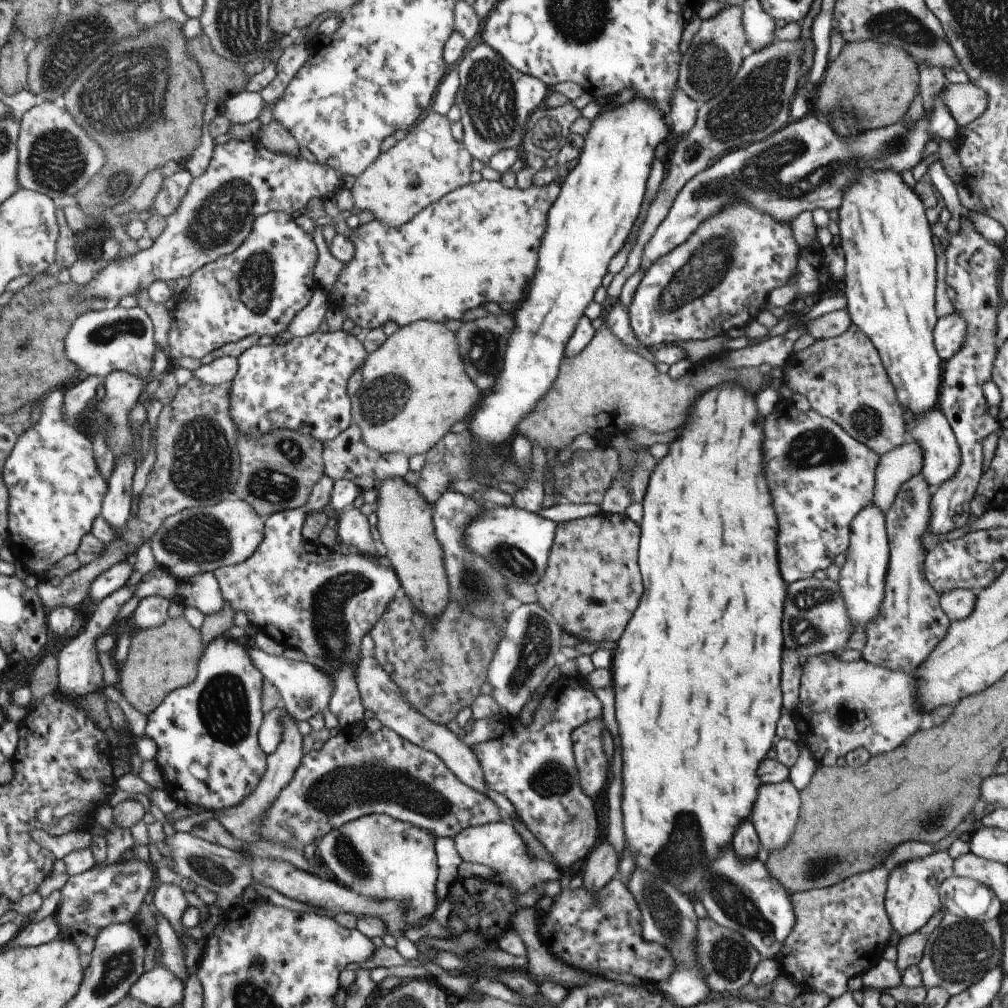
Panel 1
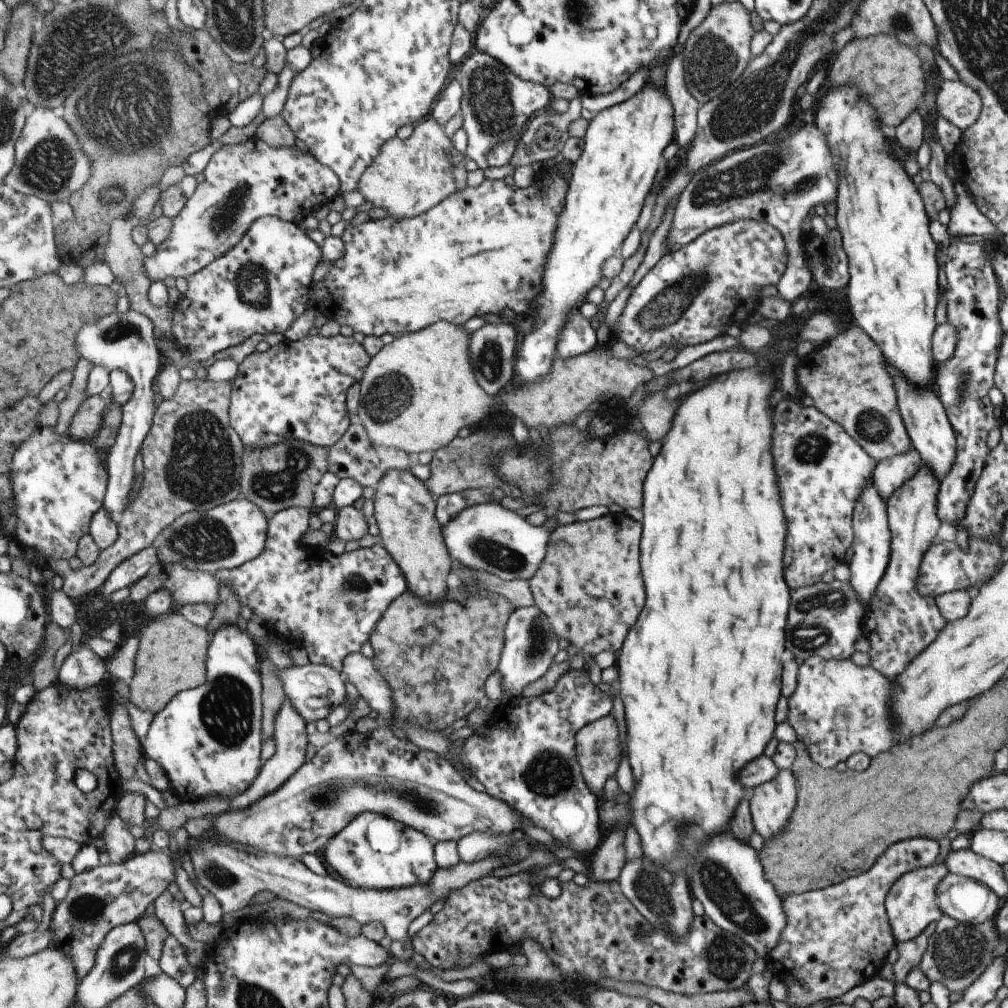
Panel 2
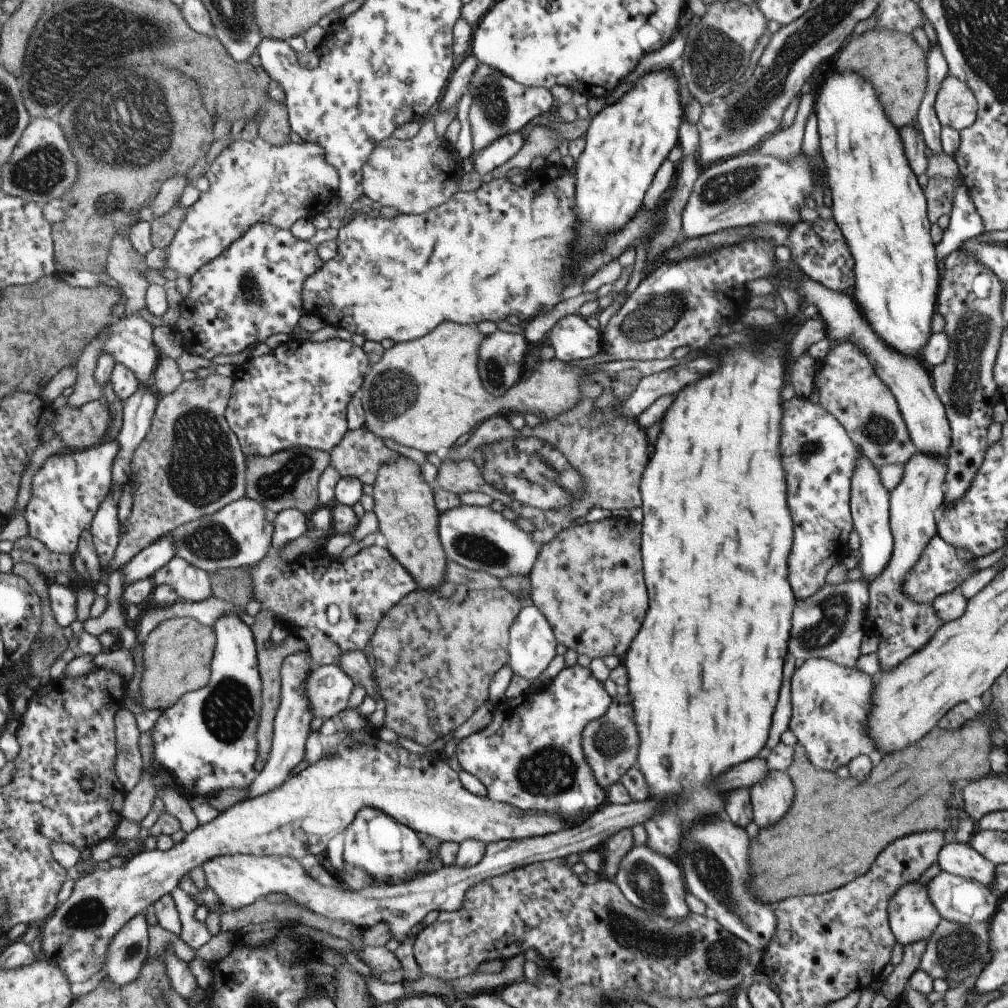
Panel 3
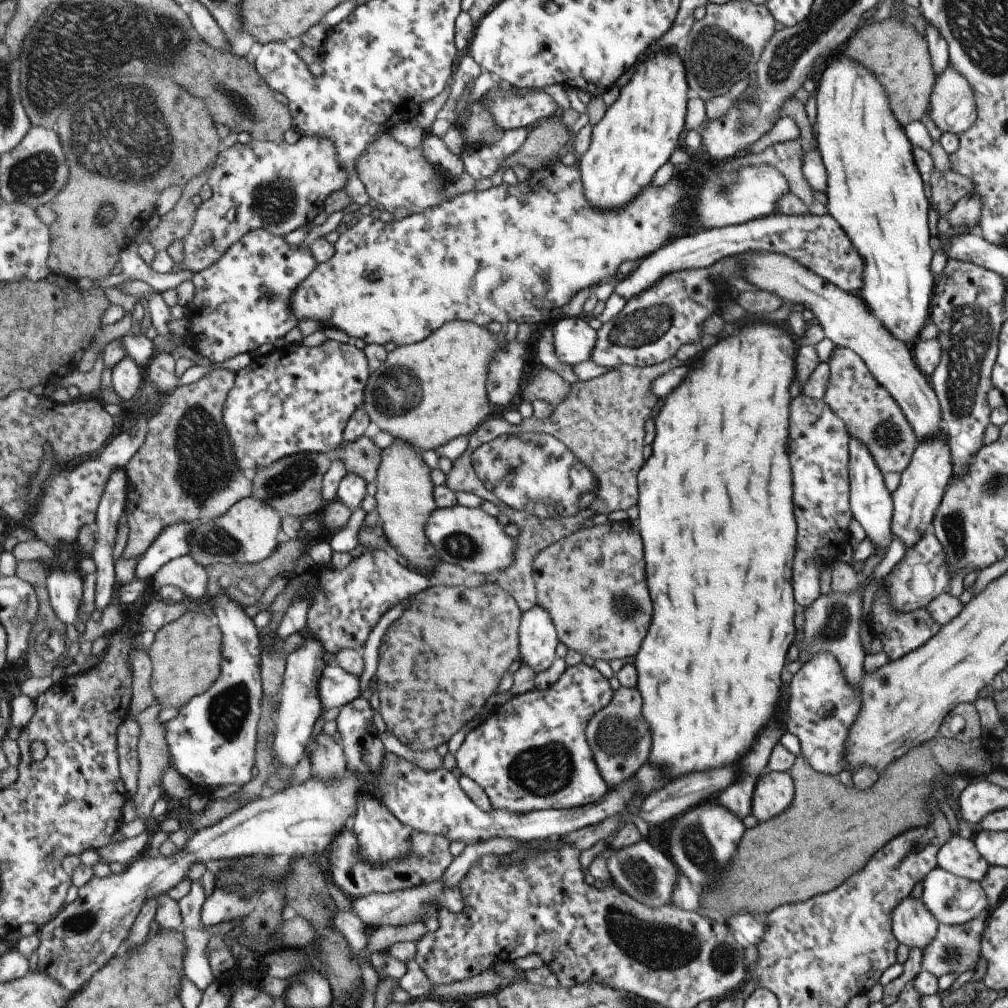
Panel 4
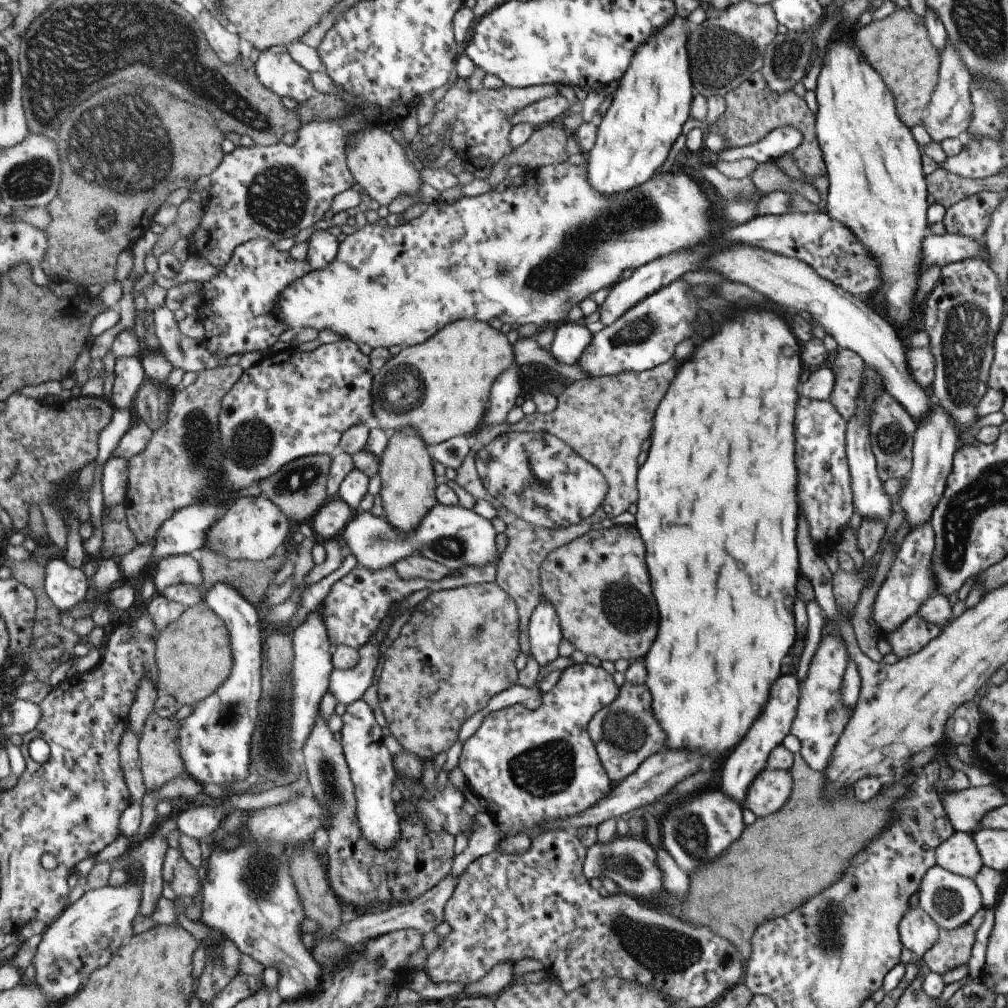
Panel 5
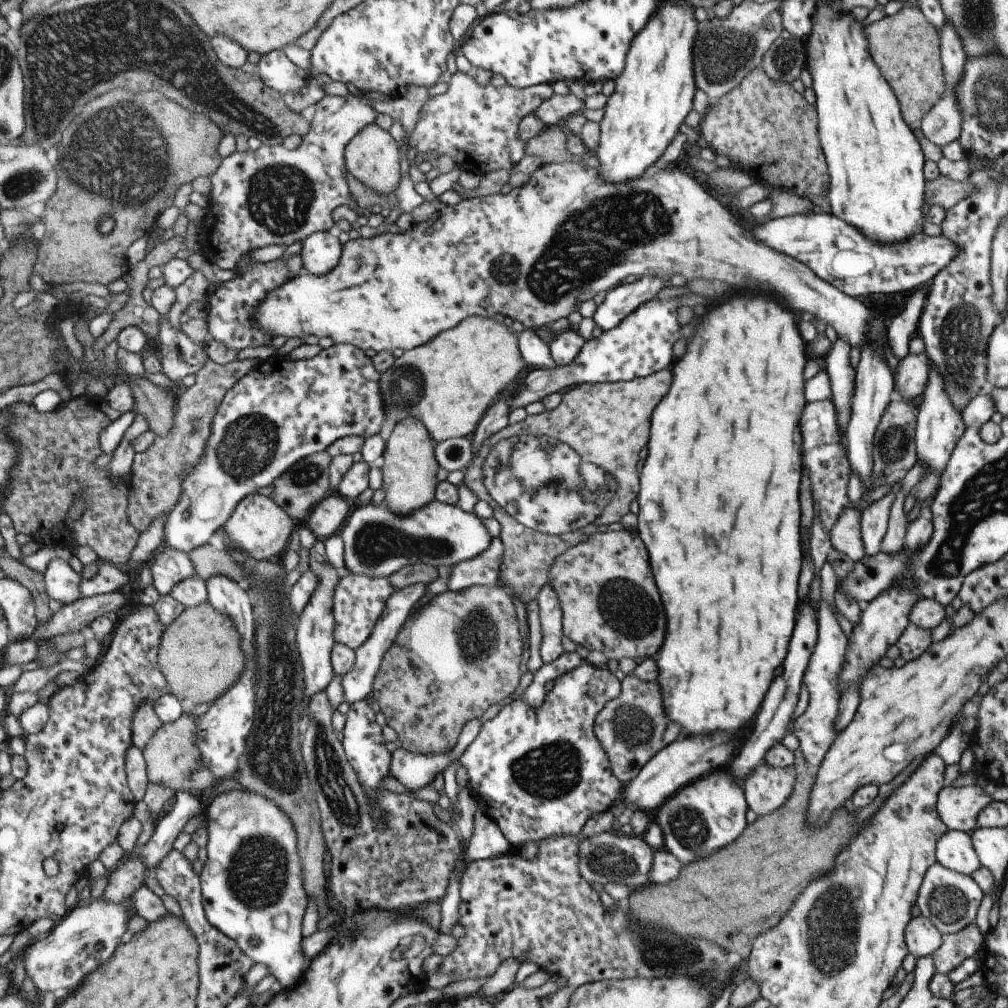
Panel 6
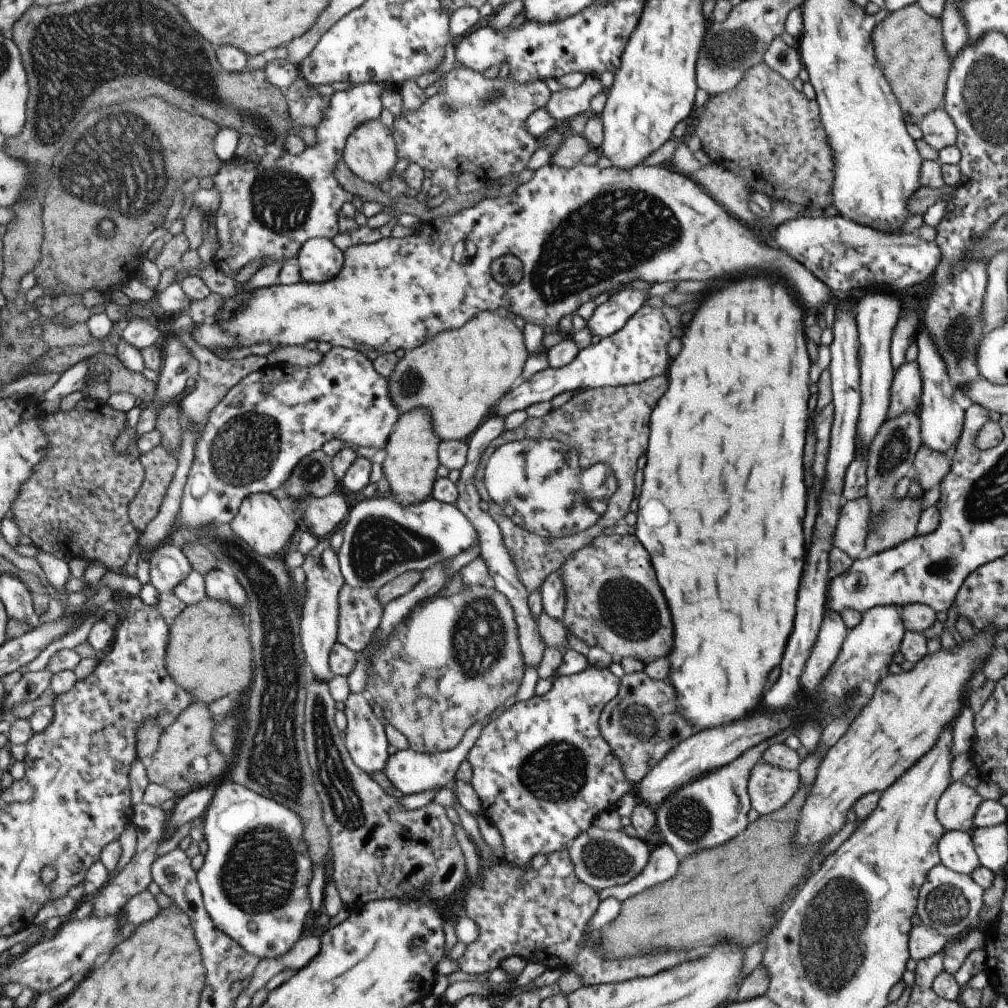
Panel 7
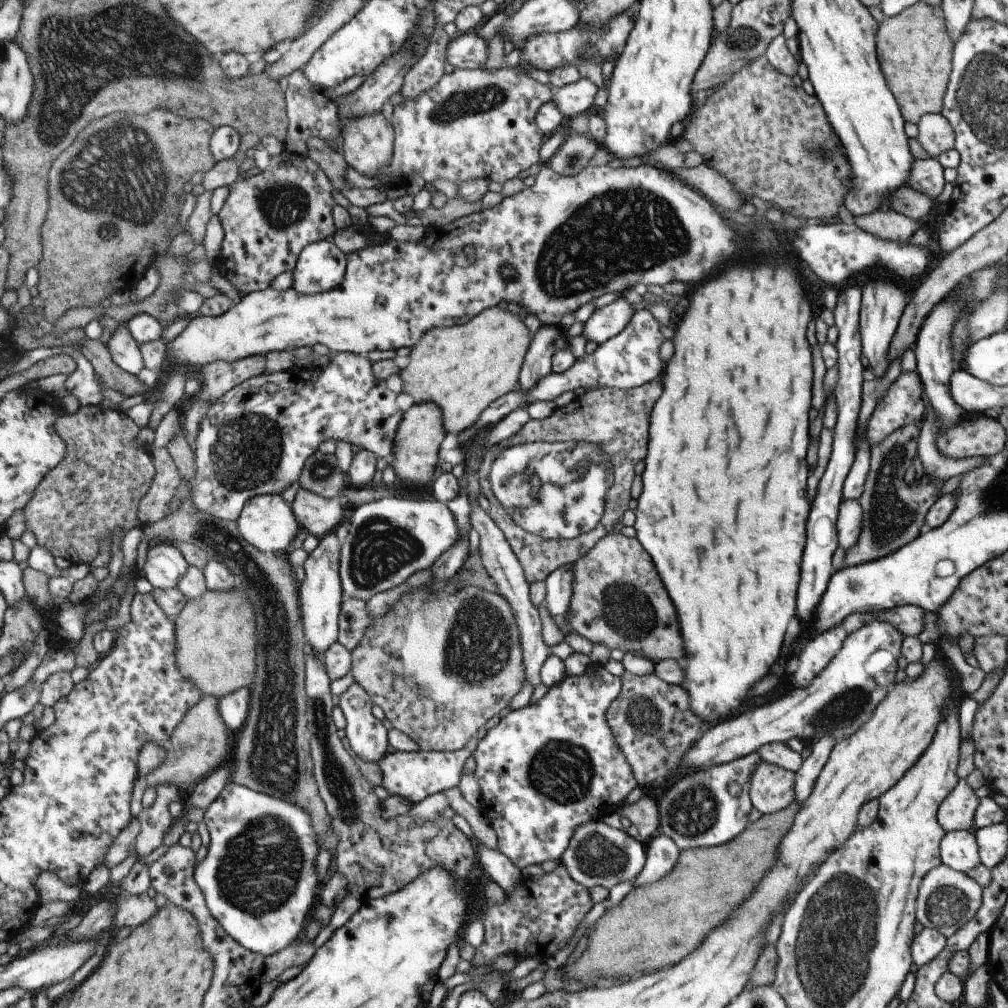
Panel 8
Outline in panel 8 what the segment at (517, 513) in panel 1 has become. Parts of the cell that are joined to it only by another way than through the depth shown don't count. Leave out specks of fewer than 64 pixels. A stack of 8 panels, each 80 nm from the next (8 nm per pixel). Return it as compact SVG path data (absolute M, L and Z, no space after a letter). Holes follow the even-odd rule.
M385 497L352 508L346 538L341 540L340 564L342 596L366 601L379 593L399 587L414 572L429 569L449 547L456 543L460 531L447 505L434 500Z

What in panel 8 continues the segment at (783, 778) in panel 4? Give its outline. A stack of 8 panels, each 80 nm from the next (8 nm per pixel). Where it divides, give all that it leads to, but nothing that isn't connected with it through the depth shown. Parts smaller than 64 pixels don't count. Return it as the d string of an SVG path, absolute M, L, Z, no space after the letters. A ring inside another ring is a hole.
M763 761L750 776L748 795L753 809L762 815L782 811L794 800L794 772Z

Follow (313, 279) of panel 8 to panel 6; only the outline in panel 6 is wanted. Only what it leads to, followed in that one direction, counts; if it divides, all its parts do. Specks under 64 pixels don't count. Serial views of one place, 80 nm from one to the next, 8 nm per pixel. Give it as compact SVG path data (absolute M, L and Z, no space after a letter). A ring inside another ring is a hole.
M318 232L305 239L300 250L302 273L328 275L339 266L342 254L337 232Z

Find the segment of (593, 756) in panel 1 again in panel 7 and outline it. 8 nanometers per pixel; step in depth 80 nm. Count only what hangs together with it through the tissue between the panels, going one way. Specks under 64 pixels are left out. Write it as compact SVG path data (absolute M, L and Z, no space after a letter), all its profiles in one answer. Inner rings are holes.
M643 671L625 673L617 694L601 710L600 734L622 764L625 778L635 786L673 746L693 734L691 724L685 724L685 719L678 715L675 698L675 689L669 682L653 680Z

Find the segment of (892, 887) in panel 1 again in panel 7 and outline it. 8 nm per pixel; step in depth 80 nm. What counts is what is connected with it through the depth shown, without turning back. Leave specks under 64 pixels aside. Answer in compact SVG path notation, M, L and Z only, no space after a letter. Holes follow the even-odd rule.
M920 924L910 930L908 953L913 960L920 961L936 955L946 945L947 938L933 927Z

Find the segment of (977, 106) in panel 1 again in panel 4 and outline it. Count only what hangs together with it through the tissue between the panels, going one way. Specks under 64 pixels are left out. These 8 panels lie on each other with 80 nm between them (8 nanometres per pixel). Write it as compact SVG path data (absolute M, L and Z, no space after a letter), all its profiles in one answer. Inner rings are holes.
M949 65L936 76L926 110L941 133L951 132L957 136L967 130L976 118L969 84Z

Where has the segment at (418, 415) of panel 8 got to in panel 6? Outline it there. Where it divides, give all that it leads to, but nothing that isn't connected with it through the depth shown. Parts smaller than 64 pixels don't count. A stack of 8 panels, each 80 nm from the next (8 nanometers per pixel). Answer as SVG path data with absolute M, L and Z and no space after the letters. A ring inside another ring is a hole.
M406 416L396 422L391 434L384 443L381 464L382 489L384 504L393 514L406 515L416 508L425 506L434 500L434 490L437 479L435 473L438 468L434 457L436 443L429 436L423 423L415 417Z

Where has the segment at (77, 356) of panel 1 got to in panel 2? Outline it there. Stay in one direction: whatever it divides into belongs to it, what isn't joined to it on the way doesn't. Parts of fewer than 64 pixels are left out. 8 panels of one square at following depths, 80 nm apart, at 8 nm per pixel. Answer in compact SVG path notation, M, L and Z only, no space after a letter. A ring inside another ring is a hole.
M131 310L126 313L101 317L95 324L84 325L77 333L76 351L80 358L86 358L96 366L106 366L111 372L115 369L127 371L134 379L136 390L134 402L123 406L122 422L114 443L110 446L109 470L110 482L106 492L104 507L112 514L116 523L121 522L129 498L129 490L135 478L135 458L142 452L142 446L151 430L156 413L155 393L156 378L162 369L165 359L155 336L154 322L143 313Z

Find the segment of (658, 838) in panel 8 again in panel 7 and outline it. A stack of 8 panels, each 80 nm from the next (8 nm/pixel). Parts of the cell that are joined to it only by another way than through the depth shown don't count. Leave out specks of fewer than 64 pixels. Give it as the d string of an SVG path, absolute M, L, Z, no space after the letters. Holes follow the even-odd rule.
M660 839L657 844L653 844L650 847L649 856L643 870L624 885L600 890L597 893L598 903L607 897L613 896L621 904L630 896L645 890L645 886L659 884L661 880L667 880L675 872L675 866L679 862L677 862L677 856L673 854L673 850L667 846L667 843Z

